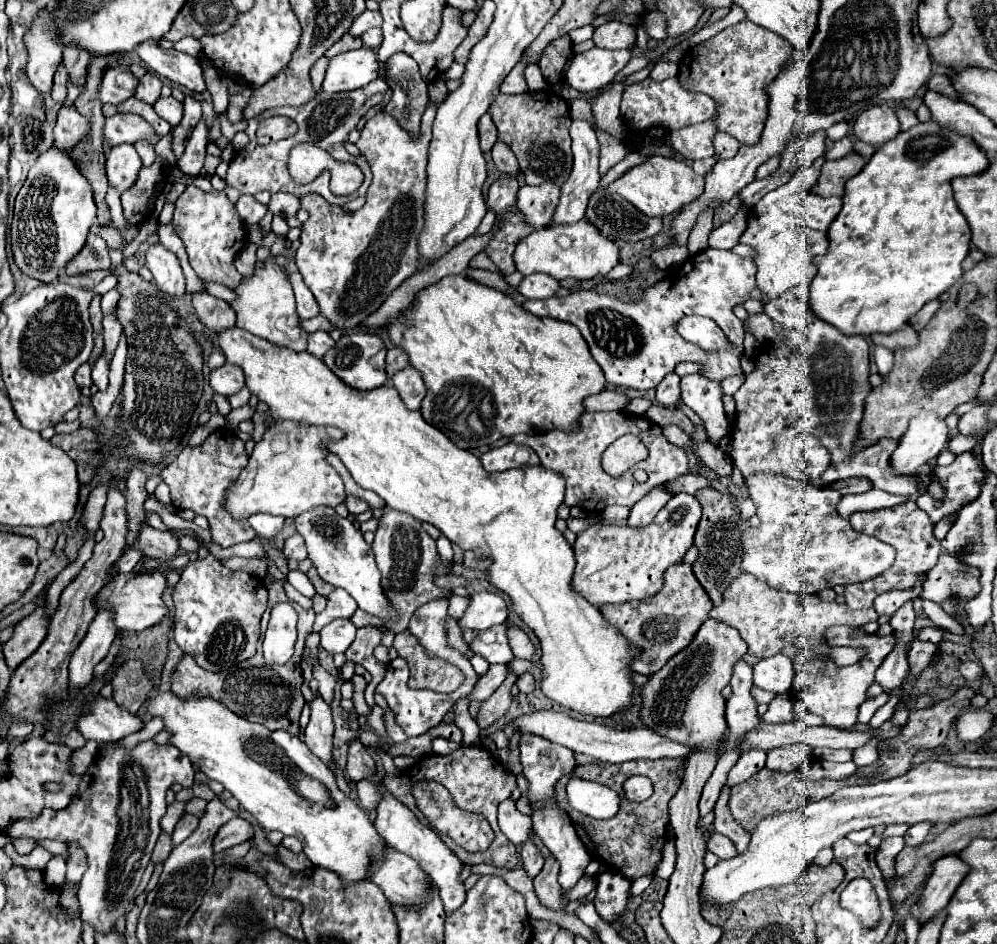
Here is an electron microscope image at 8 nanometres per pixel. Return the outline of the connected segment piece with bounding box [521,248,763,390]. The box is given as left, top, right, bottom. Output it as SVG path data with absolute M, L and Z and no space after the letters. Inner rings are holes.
M707 248L695 256L689 256L687 262L677 268L677 276L667 272L663 280L643 290L639 300L621 300L613 294L577 290L565 298L553 296L547 300L527 300L521 306L539 318L549 316L575 324L587 340L595 362L601 364L605 380L609 384L649 390L655 388L665 378L665 374L671 374L679 362L699 364L701 376L705 376L707 380L725 380L727 376L741 374L739 360L743 354L743 324L733 314L733 308L749 298L763 300L763 292L755 284L755 262L729 250ZM693 314L711 318L723 330L723 334L731 342L731 348L723 352L707 352L697 344L685 342L675 326L683 316Z

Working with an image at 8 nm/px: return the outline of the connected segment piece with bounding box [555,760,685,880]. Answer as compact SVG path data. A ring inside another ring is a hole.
M641 760L641 762L625 762L625 764L605 764L605 762L599 762L599 764L589 764L589 766L577 766L573 774L567 774L565 778L561 778L555 786L555 792L557 792L557 802L559 806L569 814L575 830L577 830L577 836L581 838L581 842L585 844L587 852L597 860L601 862L603 866L607 866L607 870L611 872L619 872L623 874L625 878L629 880L635 880L639 876L653 876L655 872L655 866L659 864L661 860L661 850L663 850L663 844L667 840L667 834L665 834L665 826L669 824L669 800L675 796L677 788L681 782L677 782L677 778L673 778L671 774L671 768L675 766L681 766L685 760L657 760L657 762L649 762L649 760ZM575 776L575 778L583 778L583 780L593 780L593 782L599 782L603 786L609 786L611 790L615 790L621 798L619 802L619 812L609 818L609 820L595 820L595 818L589 818L577 810L573 810L567 802L567 794L565 794L565 786L569 782L569 778ZM631 776L647 776L651 782L653 782L653 796L647 798L645 802L629 802L625 798L625 792L623 792L623 782Z

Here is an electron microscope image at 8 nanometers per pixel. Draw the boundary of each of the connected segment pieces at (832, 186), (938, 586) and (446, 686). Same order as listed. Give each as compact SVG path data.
M849 152L847 156L833 160L833 162L825 162L821 168L821 176L817 180L817 184L813 186L813 194L817 196L843 196L843 186L849 178L853 178L855 174L859 174L865 166L865 158L859 156L857 152Z
M941 554L937 566L933 566L933 570L927 572L927 580L923 584L923 592L921 592L921 598L925 600L931 600L931 602L945 602L945 600L957 600L957 602L969 602L973 596L979 594L981 590L981 584L979 584L979 576L981 576L981 570L975 568L975 566L965 566L961 564L959 560L955 560L953 556L949 554Z
M407 630L395 634L393 648L409 664L411 676L407 684L411 688L429 688L433 692L453 692L461 684L463 674L455 666L449 666L449 662L439 662L439 658L429 658L421 650L421 644L417 642L417 638L413 638Z

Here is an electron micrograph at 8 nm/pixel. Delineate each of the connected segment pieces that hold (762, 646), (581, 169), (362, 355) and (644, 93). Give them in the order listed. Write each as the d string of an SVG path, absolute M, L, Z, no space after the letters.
M739 574L725 588L721 606L713 608L709 612L709 618L727 622L733 628L737 628L741 638L747 642L749 652L757 658L767 658L779 654L783 646L791 646L799 634L809 634L813 644L821 644L825 642L823 630L827 630L829 626L843 624L861 628L867 622L875 622L877 612L873 606L853 610L839 602L825 602L817 594L805 596L805 594L789 594L785 590L773 590L765 586L765 582L757 582L757 578L753 578L751 574Z
M575 120L571 124L569 132L571 132L571 140L573 140L573 146L571 146L573 148L573 168L571 168L567 182L561 186L561 200L555 208L551 226L553 224L573 224L573 222L581 220L585 216L587 202L589 202L591 194L597 192L599 180L601 180L601 176L599 176L599 142L597 142L593 126L585 120Z
M351 330L351 332L343 334L341 340L335 342L335 346L325 352L323 362L349 388L355 388L355 390L373 390L377 386L387 384L385 352L387 352L387 348L385 348L385 344L383 344L383 340L381 340L379 334Z
M645 78L643 82L627 86L621 100L621 118L635 124L639 130L645 130L653 124L661 124L667 130L677 130L689 124L705 122L713 118L713 114L715 114L715 102L709 96L689 94L687 90L681 90L681 84L677 82L677 78L669 78L661 82Z

